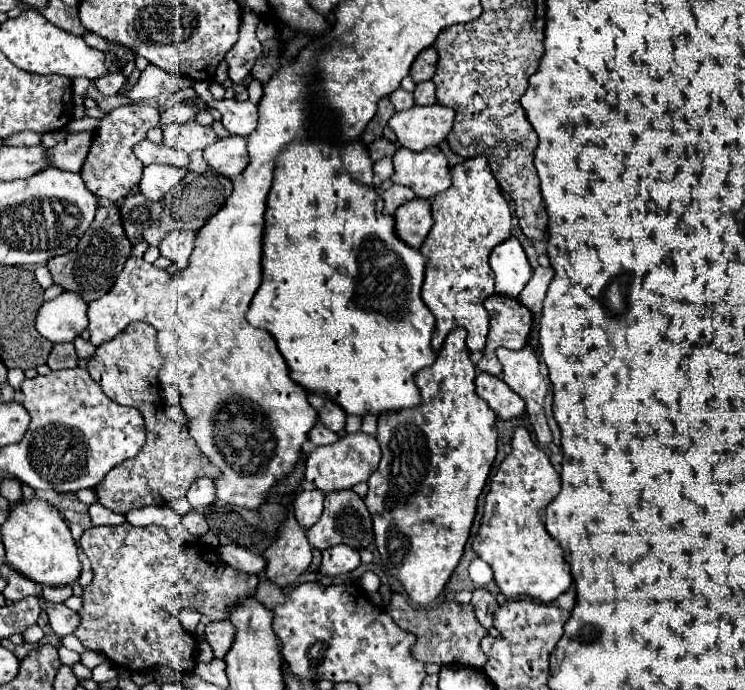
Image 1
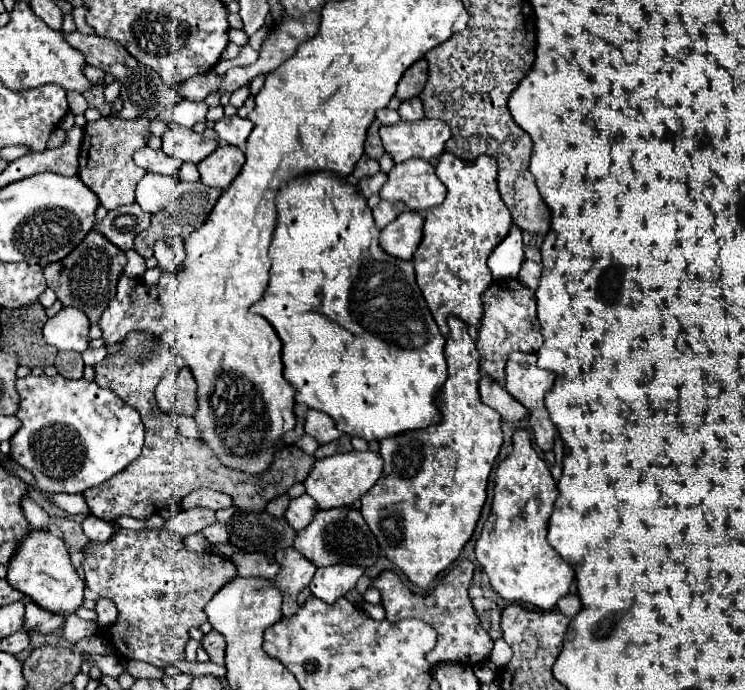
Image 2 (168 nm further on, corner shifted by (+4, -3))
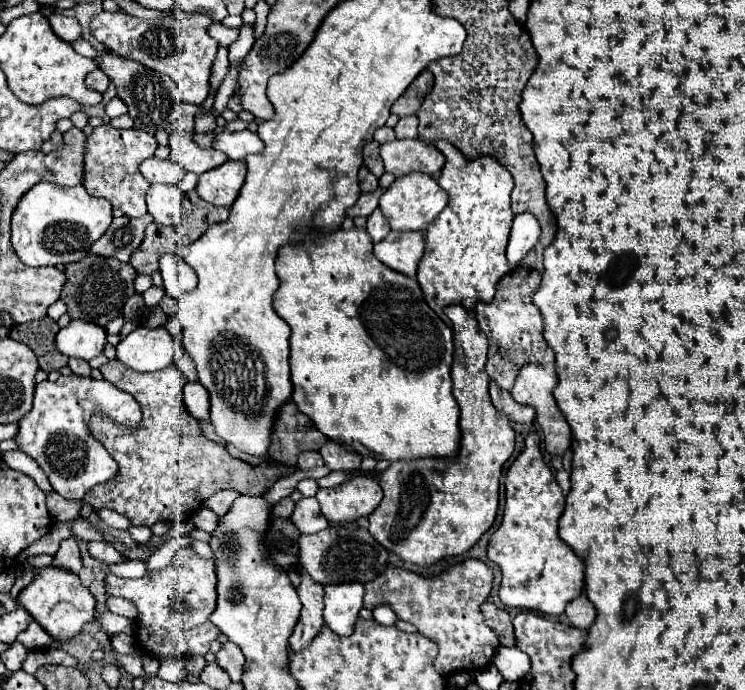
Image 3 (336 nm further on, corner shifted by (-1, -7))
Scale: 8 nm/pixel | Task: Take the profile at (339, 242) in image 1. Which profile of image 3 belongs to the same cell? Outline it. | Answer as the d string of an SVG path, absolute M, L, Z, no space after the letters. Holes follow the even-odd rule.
M356 226L338 228L332 234L302 230L300 232L300 238L304 238L302 244L280 250L280 256L276 260L276 274L280 278L280 288L276 292L274 308L282 318L286 318L286 322L292 328L292 336L290 336L290 378L294 388L292 400L298 406L298 410L304 412L324 436L354 448L360 456L370 454L388 462L418 460L418 458L454 458L458 456L458 448L460 448L460 428L458 428L460 410L452 396L452 378L450 378L450 366L454 356L452 330L426 304L416 278L402 276L400 272L386 268L382 262L374 258L372 254L374 244L364 230L366 228L356 228Z

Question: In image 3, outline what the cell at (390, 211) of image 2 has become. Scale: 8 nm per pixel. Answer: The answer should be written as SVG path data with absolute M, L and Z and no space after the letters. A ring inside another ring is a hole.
M374 210L374 212L368 216L366 232L370 234L372 242L380 242L380 240L390 232L390 226L386 224L386 218L382 216L382 212L380 212L380 210Z

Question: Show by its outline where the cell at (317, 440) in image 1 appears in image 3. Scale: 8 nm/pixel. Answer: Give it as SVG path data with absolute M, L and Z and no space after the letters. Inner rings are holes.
M302 452L302 456L298 456L298 468L300 470L310 470L316 466L322 466L322 456L320 452Z

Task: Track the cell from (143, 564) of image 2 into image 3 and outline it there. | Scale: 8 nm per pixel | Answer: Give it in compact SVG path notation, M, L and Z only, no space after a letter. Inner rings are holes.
M180 548L172 562L158 572L148 572L140 580L126 580L118 578L114 574L106 576L106 592L110 596L122 596L136 604L138 608L138 628L136 628L136 640L140 648L146 654L152 654L156 658L178 658L178 656L204 656L210 650L210 644L220 636L220 630L210 622L210 614L216 608L216 568L214 560L206 560L198 556L192 548Z

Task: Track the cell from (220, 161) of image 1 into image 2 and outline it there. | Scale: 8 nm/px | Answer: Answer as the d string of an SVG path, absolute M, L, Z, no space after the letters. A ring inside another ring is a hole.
M221 144L217 150L199 162L201 182L225 190L245 164L245 154L237 146Z

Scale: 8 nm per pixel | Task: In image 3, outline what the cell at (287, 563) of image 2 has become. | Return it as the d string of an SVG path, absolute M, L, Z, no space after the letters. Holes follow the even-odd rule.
M298 566L298 570L302 576L302 584L298 586L302 612L300 612L300 620L294 628L294 634L290 636L290 652L304 650L314 640L314 636L320 632L320 628L324 624L324 620L322 620L324 588L320 584L314 584L314 580L310 576L306 576L306 572L302 572L300 566Z

